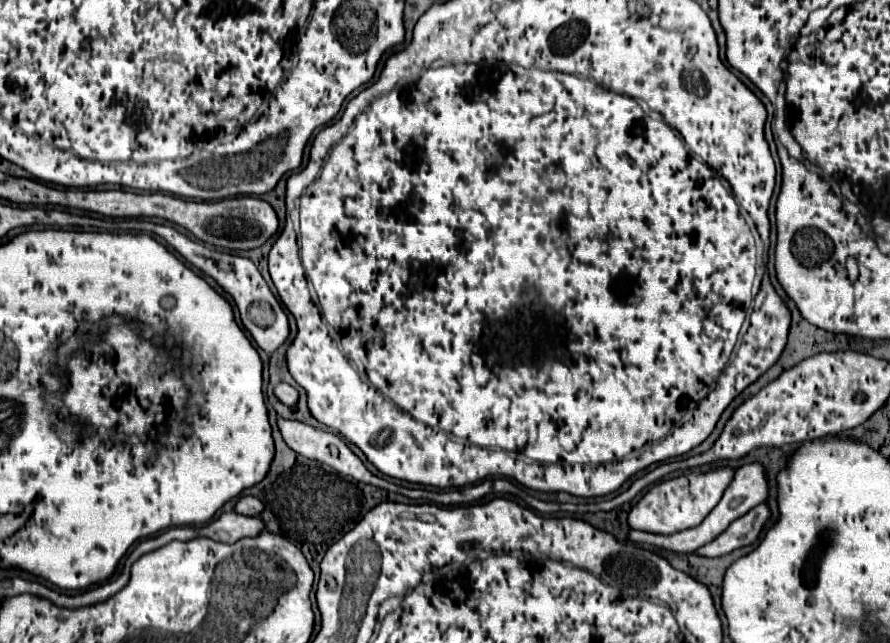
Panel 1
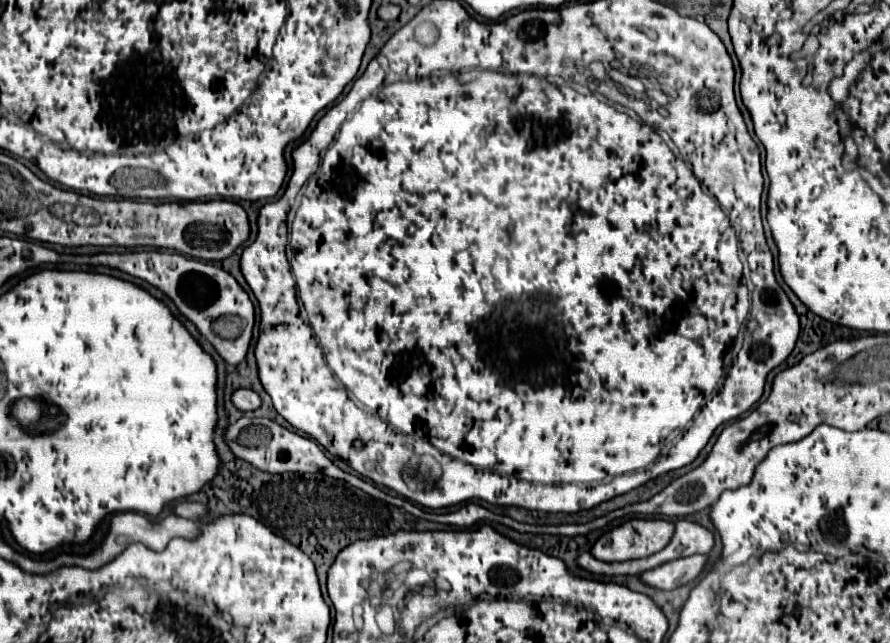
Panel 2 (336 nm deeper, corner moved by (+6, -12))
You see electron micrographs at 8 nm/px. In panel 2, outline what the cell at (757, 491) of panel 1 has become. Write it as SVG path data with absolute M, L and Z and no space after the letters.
M678 520L676 522L676 532L670 540L670 544L646 558L638 560L626 560L626 562L616 562L616 564L604 564L602 560L596 560L590 552L582 554L578 558L578 564L594 574L606 574L606 576L618 576L618 574L642 574L650 568L656 568L664 562L682 558L682 556L692 556L692 554L708 554L714 548L714 534L700 526L698 522L688 522L688 520Z

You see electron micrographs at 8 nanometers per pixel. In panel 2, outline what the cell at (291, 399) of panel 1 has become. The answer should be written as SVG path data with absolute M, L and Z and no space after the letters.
M236 390L236 392L232 394L232 402L234 402L234 406L236 406L238 410L242 410L242 412L258 410L260 404L262 404L260 396L258 396L254 390Z

